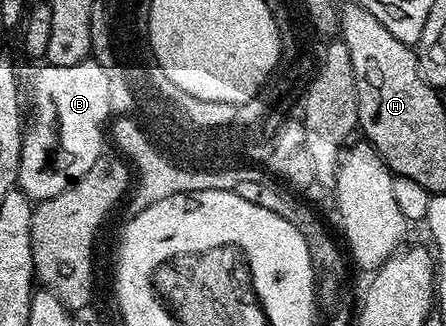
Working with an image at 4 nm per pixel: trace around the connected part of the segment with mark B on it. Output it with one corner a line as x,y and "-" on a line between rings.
87,60
80,64
67,66
51,66
42,64
34,74
34,87
30,90
28,106
34,111
29,111
28,121
24,126
22,135
22,159
18,169
17,189
23,190
32,200
51,198
70,183
75,182
96,160
104,153
105,144
108,142
108,123
111,121
110,96
111,71
101,66
99,62

